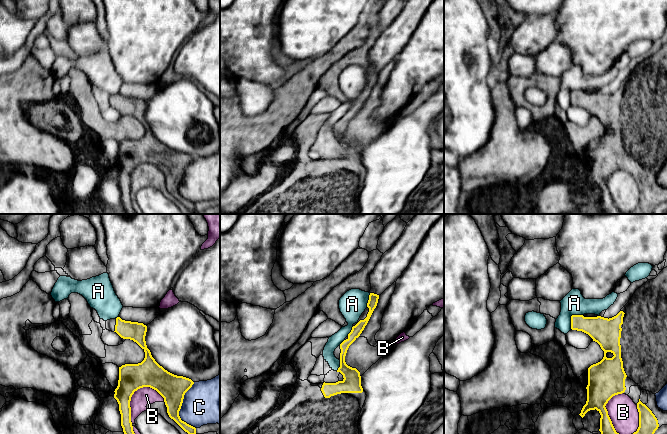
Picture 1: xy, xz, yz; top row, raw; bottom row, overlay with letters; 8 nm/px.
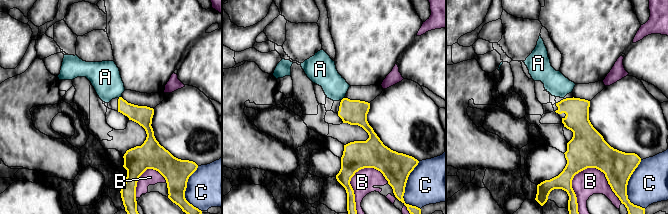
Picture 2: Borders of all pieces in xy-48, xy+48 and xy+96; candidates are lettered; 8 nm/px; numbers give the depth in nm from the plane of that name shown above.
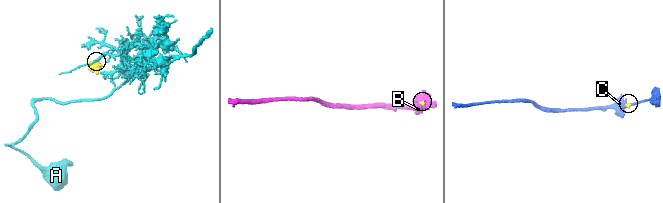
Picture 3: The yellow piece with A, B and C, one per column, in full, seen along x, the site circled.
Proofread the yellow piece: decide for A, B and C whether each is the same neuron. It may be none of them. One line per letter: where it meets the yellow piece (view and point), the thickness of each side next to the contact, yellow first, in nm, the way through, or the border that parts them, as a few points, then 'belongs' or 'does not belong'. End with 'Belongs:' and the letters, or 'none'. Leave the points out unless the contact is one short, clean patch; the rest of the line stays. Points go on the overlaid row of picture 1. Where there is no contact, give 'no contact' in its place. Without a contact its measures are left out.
A: contact yz (571, 317); calibres 190 and 180 nm; does not belong
B: contact xy (131, 396); calibres 220 and 140 nm; does not belong
C: contact xy (180, 408); calibres 220 and 360 nm; does not belong
Belongs: none

